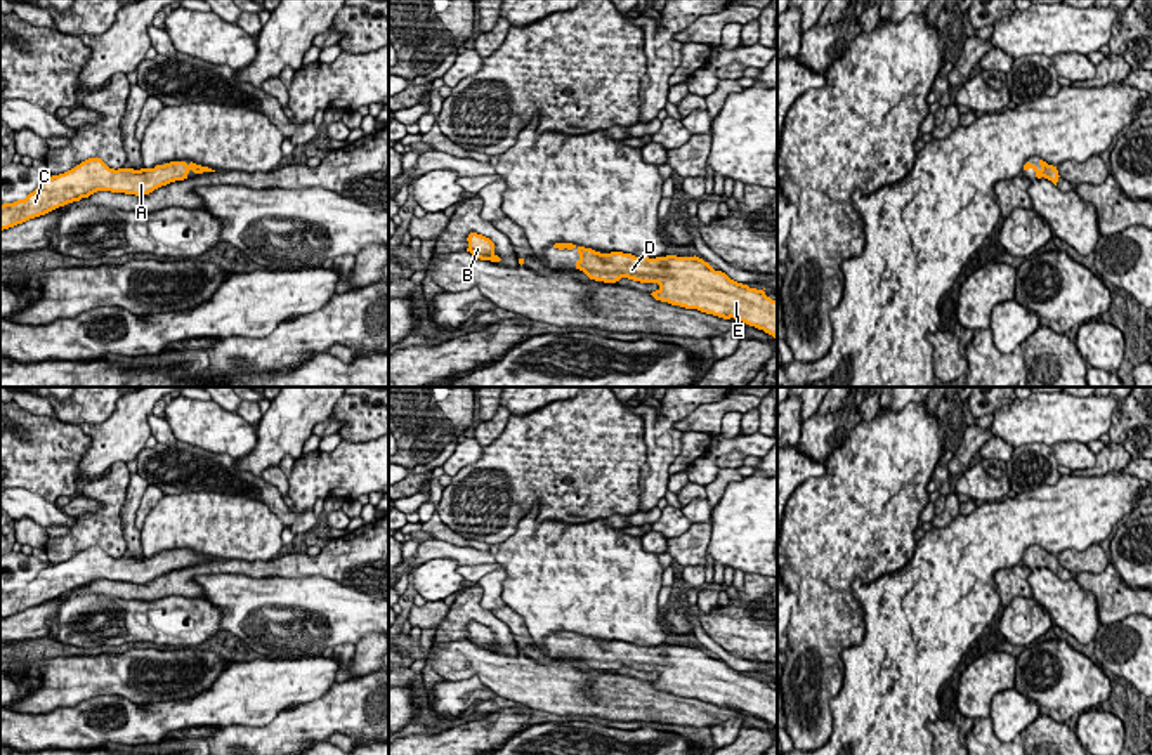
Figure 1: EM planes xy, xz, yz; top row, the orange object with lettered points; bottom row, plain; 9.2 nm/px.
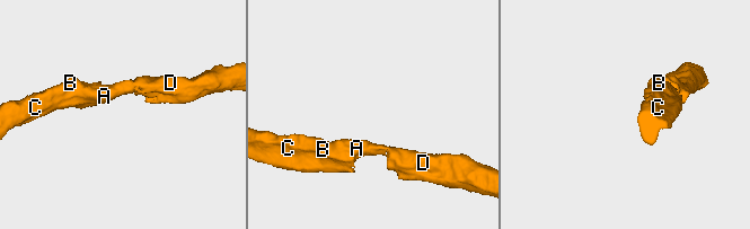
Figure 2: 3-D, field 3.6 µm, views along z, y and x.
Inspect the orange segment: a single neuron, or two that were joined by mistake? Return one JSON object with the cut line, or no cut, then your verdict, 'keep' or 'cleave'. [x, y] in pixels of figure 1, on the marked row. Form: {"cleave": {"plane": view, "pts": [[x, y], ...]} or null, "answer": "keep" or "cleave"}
{"cleave": null, "answer": "keep"}

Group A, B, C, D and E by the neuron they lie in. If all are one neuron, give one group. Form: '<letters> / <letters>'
A B C D E

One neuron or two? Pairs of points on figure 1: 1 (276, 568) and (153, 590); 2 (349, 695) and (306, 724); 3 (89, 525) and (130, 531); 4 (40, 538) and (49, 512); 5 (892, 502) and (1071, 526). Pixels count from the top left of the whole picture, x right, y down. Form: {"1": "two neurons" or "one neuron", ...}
{"1": "one neuron", "2": "one neuron", "3": "two neurons", "4": "two neurons", "5": "two neurons"}

